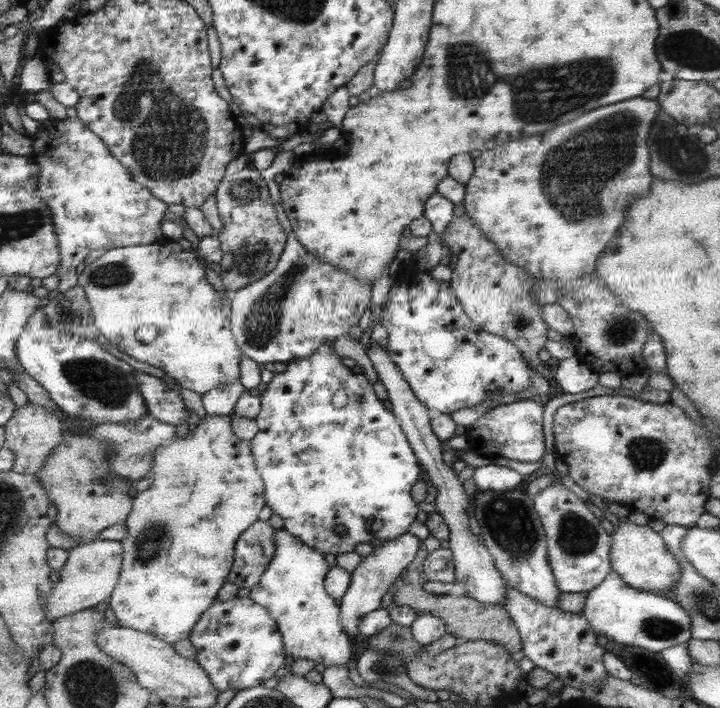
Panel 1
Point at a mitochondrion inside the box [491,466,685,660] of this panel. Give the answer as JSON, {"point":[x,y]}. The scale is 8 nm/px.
{"point":[576,535]}

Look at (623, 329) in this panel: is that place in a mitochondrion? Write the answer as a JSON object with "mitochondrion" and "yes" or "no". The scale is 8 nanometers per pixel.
{"mitochondrion":"yes"}

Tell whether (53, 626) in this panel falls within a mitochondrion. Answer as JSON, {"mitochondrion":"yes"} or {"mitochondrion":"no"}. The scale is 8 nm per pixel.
{"mitochondrion":"no"}

